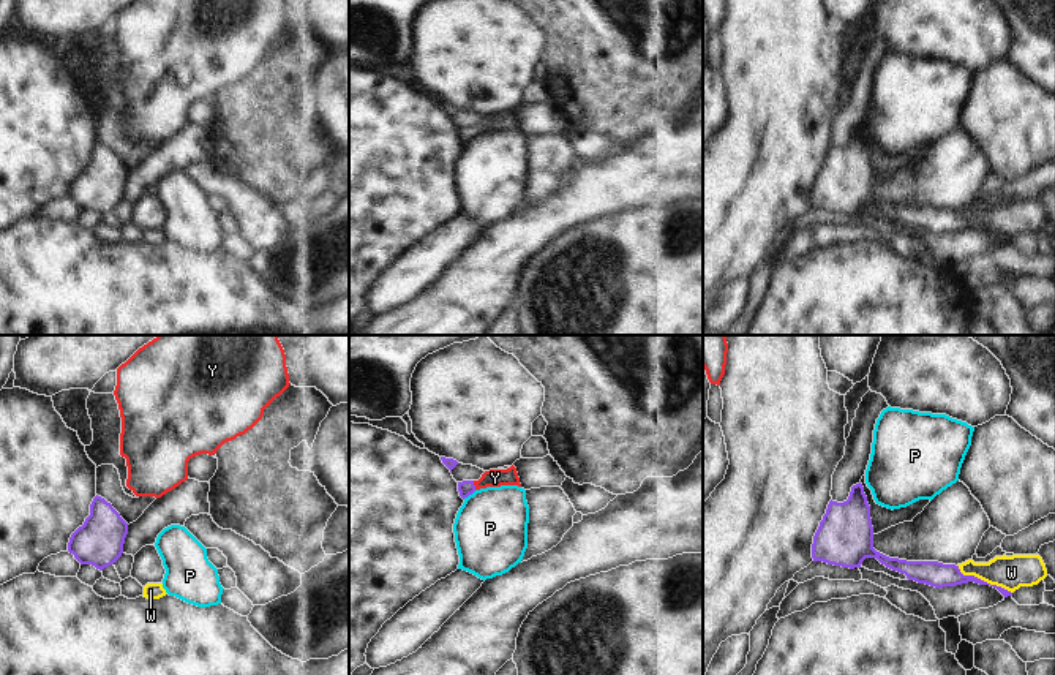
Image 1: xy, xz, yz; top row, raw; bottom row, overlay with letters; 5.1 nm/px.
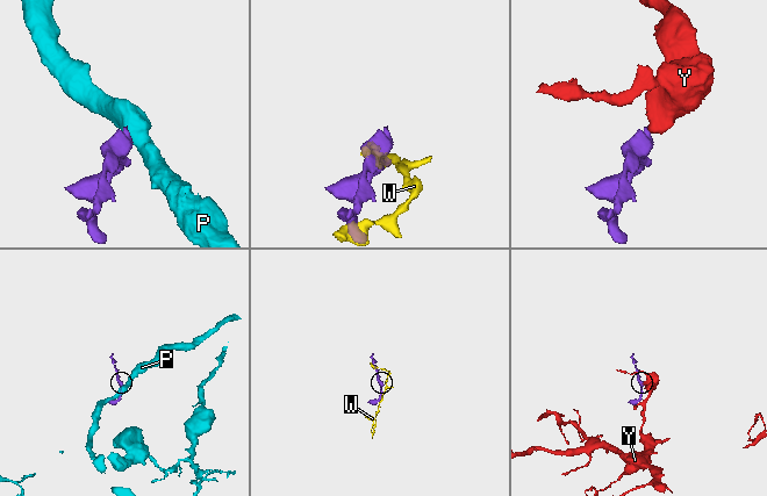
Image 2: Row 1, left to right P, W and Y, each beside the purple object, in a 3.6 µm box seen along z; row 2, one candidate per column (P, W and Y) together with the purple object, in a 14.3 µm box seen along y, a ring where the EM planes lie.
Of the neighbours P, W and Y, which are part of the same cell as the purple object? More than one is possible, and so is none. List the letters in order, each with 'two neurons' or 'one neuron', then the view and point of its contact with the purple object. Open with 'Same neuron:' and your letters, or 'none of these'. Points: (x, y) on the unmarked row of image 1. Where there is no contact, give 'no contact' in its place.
Same neuron: Y
P: two neurons; contact xz (469, 139)
W: two neurons; contact yz (983, 226)
Y: one neuron; contact xz (474, 131)

